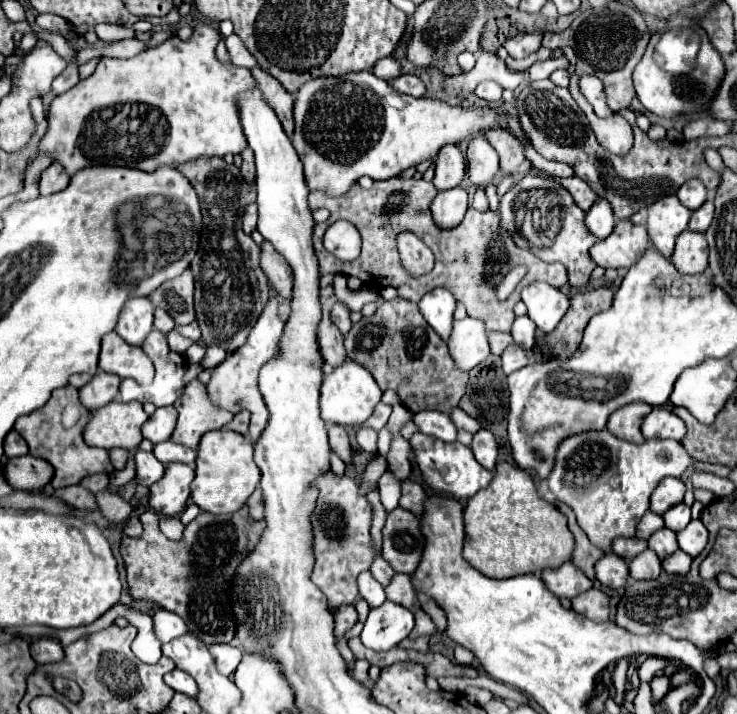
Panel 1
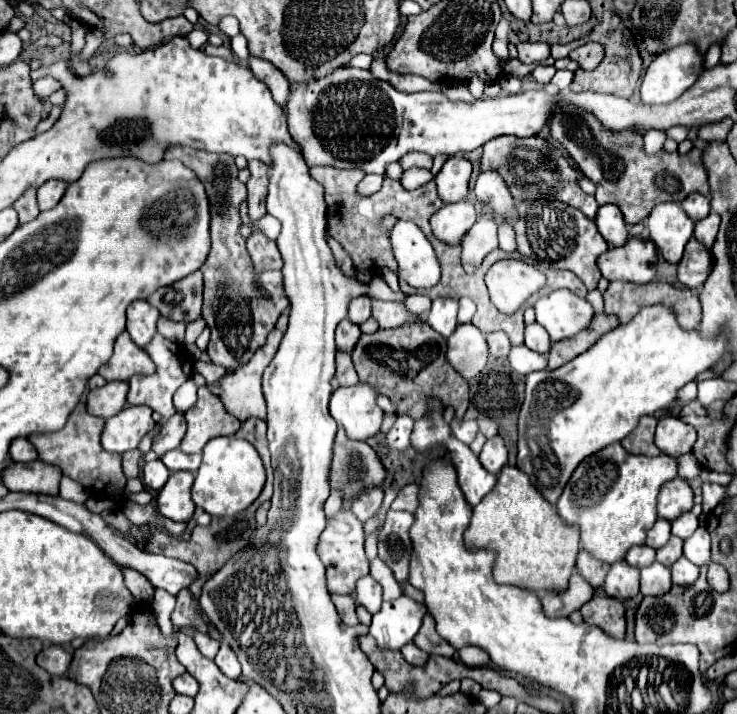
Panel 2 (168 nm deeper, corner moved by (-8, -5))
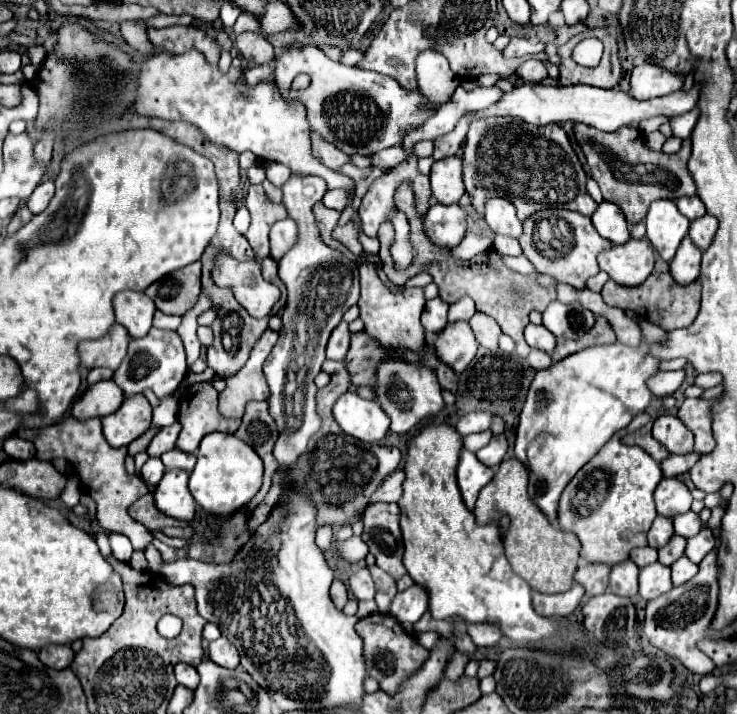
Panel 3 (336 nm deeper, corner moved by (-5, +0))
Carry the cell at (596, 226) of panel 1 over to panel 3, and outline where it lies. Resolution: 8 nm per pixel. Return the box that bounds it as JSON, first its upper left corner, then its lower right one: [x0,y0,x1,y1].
[591,200,629,244]

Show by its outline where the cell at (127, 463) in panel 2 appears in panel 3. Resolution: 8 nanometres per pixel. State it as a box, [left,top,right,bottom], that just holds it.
[127,430,155,456]

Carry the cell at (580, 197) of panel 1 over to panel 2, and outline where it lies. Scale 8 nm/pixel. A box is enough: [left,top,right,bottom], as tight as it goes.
[480,135,598,219]

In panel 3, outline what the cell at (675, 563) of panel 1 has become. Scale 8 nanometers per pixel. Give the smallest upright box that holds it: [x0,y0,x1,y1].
[671,556,699,586]

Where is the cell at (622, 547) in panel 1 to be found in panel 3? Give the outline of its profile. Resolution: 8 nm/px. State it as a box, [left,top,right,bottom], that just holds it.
[631,546,657,568]

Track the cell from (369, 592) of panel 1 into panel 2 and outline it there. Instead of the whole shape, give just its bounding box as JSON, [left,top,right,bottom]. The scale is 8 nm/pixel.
[356,575,382,613]

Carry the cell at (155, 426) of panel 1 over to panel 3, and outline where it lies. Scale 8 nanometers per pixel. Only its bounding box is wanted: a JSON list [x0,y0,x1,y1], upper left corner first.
[147,422,181,456]

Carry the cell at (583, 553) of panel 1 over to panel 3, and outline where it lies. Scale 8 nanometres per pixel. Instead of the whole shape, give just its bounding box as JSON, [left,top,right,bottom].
[575,562,609,596]

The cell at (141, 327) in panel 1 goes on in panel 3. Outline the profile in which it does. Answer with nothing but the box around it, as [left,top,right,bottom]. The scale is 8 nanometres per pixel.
[113,290,155,338]

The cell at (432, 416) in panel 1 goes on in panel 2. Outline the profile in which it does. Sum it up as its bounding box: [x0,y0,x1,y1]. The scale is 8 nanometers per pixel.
[450,419,478,445]

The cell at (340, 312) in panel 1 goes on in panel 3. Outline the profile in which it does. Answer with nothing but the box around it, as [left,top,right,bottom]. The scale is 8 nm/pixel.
[327,322,351,360]

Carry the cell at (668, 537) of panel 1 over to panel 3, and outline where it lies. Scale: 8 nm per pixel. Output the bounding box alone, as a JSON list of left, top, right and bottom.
[659,536,687,566]

